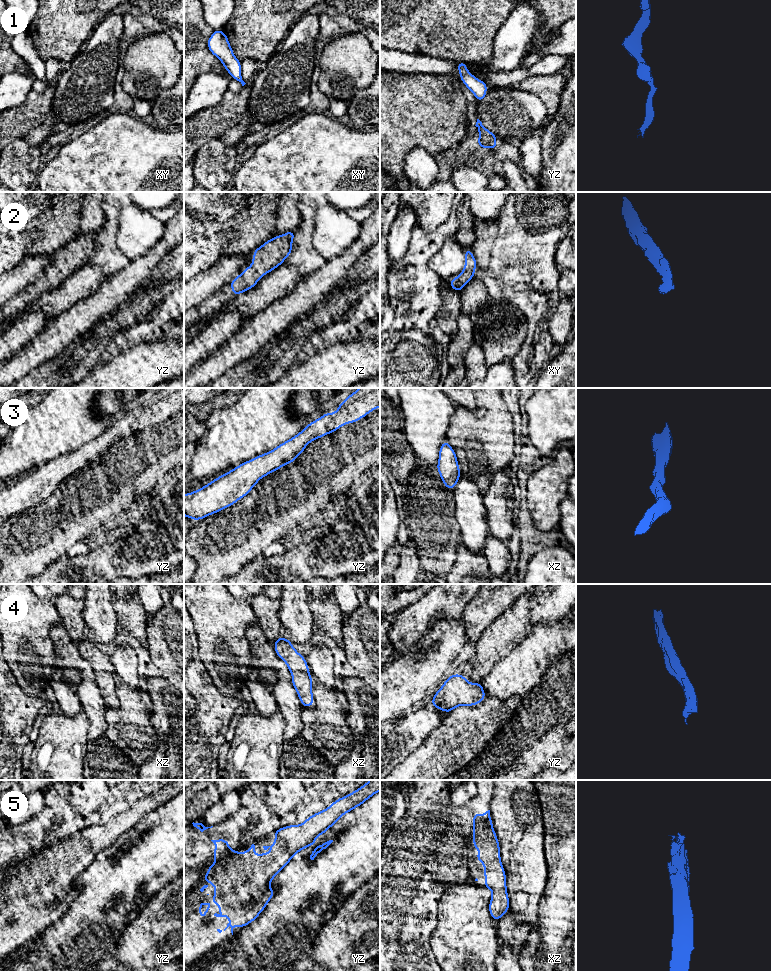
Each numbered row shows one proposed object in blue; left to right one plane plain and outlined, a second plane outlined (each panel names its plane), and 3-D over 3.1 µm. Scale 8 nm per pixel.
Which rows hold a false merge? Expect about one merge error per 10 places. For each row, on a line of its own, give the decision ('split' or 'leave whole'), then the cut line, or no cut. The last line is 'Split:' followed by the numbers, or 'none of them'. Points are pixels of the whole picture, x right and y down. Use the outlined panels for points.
1: leave whole | no cut
2: leave whole | no cut
3: leave whole | no cut
4: leave whole | no cut
5: leave whole | no cut
Split: none of them

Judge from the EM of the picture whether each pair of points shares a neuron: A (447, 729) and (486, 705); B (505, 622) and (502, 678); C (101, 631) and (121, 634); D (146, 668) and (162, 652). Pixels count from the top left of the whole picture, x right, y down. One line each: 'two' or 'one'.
A: one
B: two
C: two
D: two

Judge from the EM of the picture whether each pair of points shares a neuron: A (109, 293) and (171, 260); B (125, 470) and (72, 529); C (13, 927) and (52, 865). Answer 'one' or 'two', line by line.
A: two
B: one
C: one

